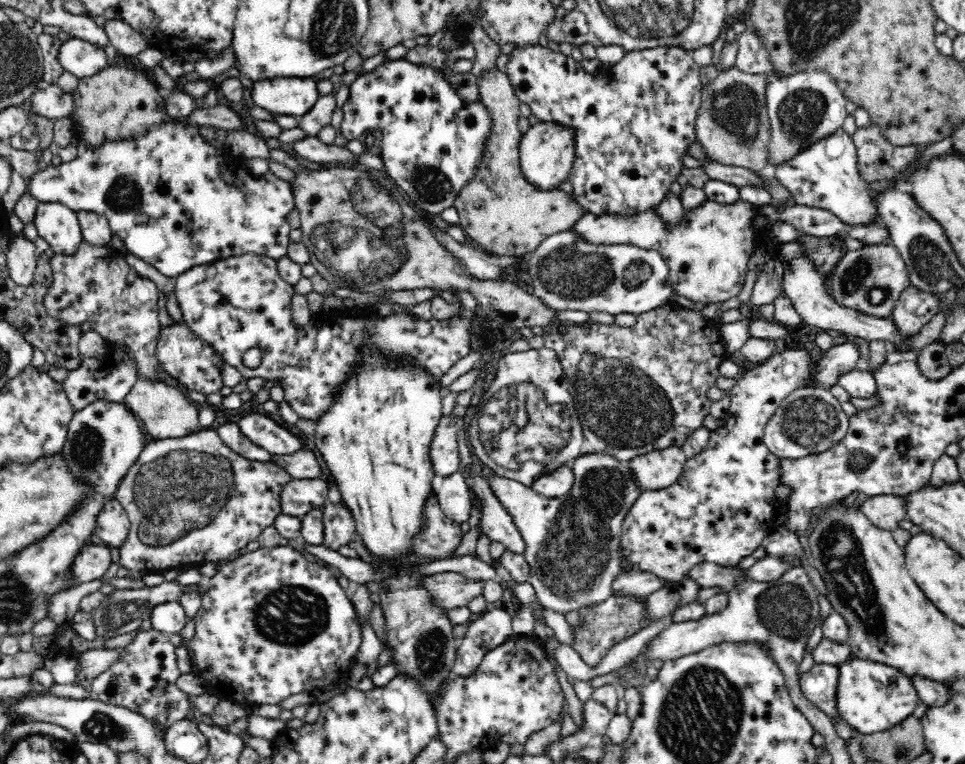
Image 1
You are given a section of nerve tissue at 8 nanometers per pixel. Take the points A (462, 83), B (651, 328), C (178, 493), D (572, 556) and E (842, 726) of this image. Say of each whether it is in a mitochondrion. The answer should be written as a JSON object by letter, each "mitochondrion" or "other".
{"A":"other","B":"other","C":"mitochondrion","D":"mitochondrion","E":"other"}

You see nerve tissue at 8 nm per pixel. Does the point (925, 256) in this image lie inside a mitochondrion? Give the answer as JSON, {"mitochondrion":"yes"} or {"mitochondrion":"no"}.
{"mitochondrion":"yes"}

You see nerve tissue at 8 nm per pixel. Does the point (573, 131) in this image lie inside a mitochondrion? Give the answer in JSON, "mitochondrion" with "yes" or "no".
{"mitochondrion":"no"}

